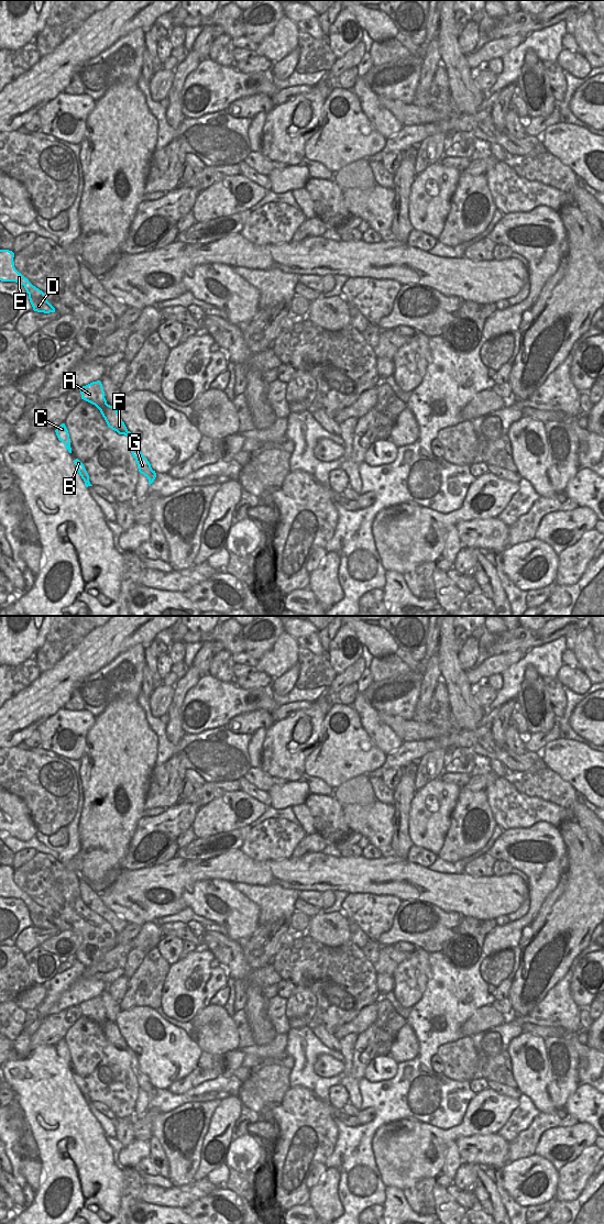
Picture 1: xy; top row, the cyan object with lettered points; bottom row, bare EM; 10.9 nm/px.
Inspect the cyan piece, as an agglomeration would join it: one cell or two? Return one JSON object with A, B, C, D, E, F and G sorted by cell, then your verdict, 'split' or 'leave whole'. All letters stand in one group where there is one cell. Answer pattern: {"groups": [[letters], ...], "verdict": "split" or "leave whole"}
{"groups": [["A", "D", "E", "F"], ["B", "C", "G"]], "verdict": "split"}

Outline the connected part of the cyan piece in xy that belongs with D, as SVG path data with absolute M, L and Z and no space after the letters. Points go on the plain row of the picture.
M0 865L0 896L15 897L23 901L34 927L55 928L55 924L47 917L44 908L33 902L28 894L15 885L13 873L14 869L12 867Z

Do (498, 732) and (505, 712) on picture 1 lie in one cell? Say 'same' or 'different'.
same

